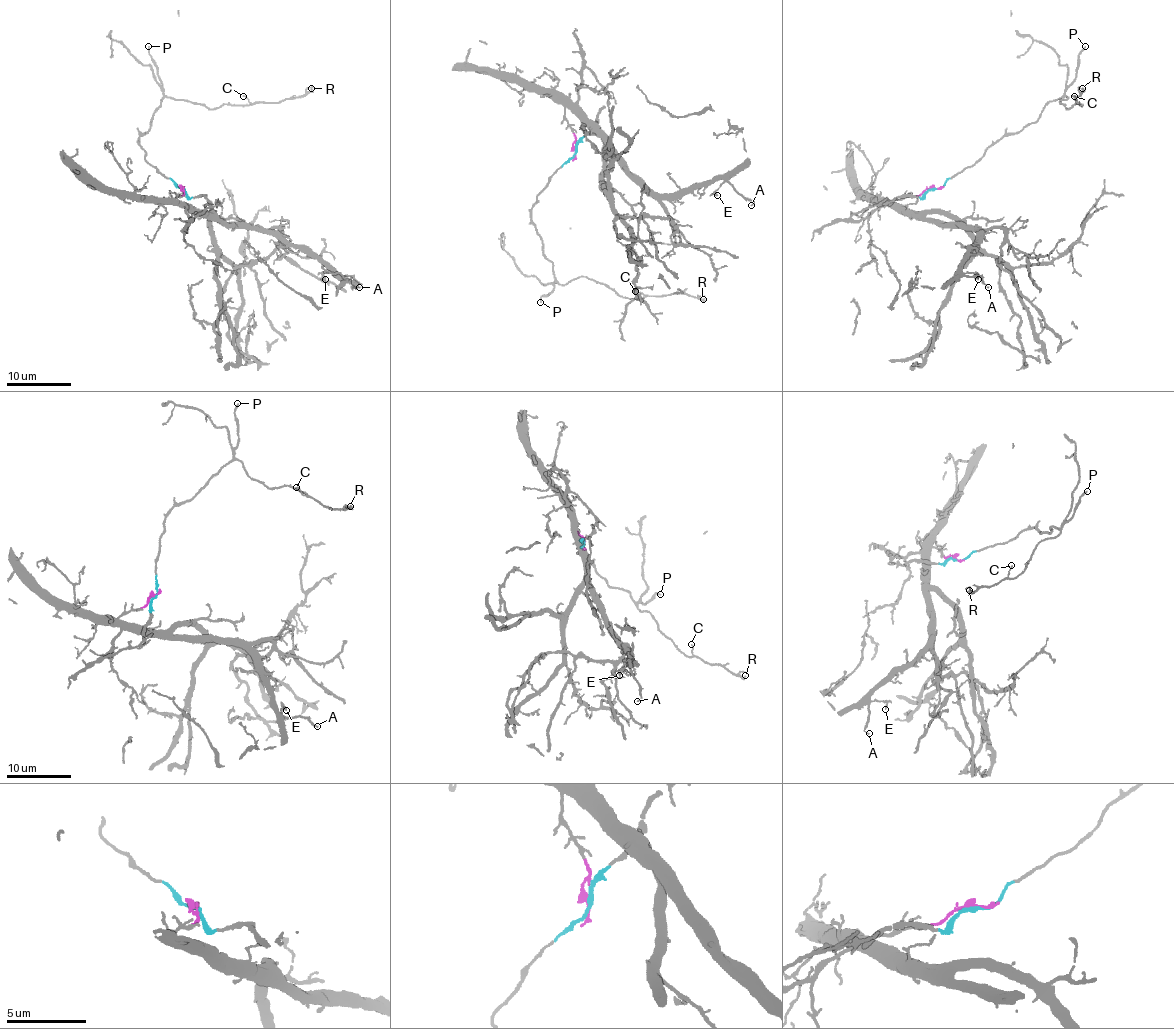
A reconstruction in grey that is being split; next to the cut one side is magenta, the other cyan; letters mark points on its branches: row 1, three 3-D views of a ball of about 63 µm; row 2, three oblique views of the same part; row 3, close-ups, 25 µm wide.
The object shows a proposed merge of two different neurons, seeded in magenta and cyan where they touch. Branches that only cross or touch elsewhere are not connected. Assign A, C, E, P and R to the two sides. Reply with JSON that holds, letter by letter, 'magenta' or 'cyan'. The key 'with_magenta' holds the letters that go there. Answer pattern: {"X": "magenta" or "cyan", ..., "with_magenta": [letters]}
{"A": "magenta", "C": "cyan", "E": "magenta", "P": "cyan", "R": "cyan", "with_magenta": ["A", "E"]}

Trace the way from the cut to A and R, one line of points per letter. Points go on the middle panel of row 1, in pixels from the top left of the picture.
A: (575, 153), (573, 130), (565, 117), (567, 108), (653, 191), (677, 194), (724, 178), (753, 202), (751, 205)
R: (575, 153), (551, 177), (532, 209), (556, 279), (565, 284), (586, 276), (629, 298), (687, 294), (703, 298)

